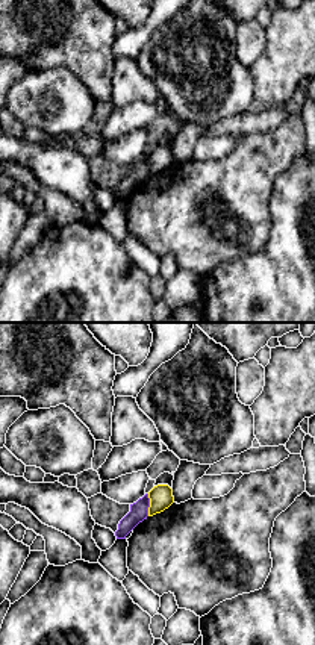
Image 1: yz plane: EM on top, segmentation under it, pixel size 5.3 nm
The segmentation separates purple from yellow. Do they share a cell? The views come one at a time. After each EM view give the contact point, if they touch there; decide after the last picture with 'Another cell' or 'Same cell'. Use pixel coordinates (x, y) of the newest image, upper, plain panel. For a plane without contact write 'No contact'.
Touches purple at (149, 165)

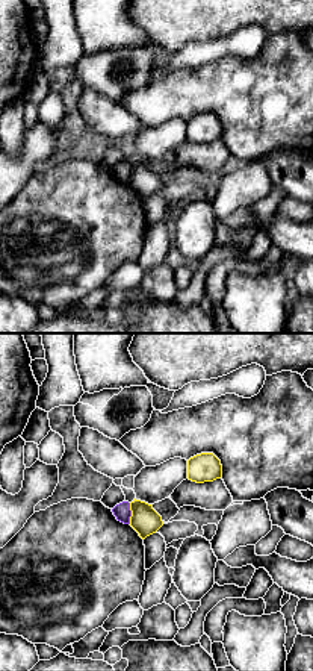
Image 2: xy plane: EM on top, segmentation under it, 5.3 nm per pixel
Touches purple at (130, 174)

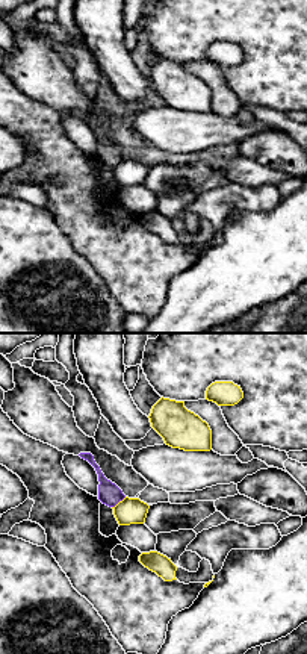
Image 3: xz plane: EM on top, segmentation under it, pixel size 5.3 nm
Touches purple at (118, 162)

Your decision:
Another cell

